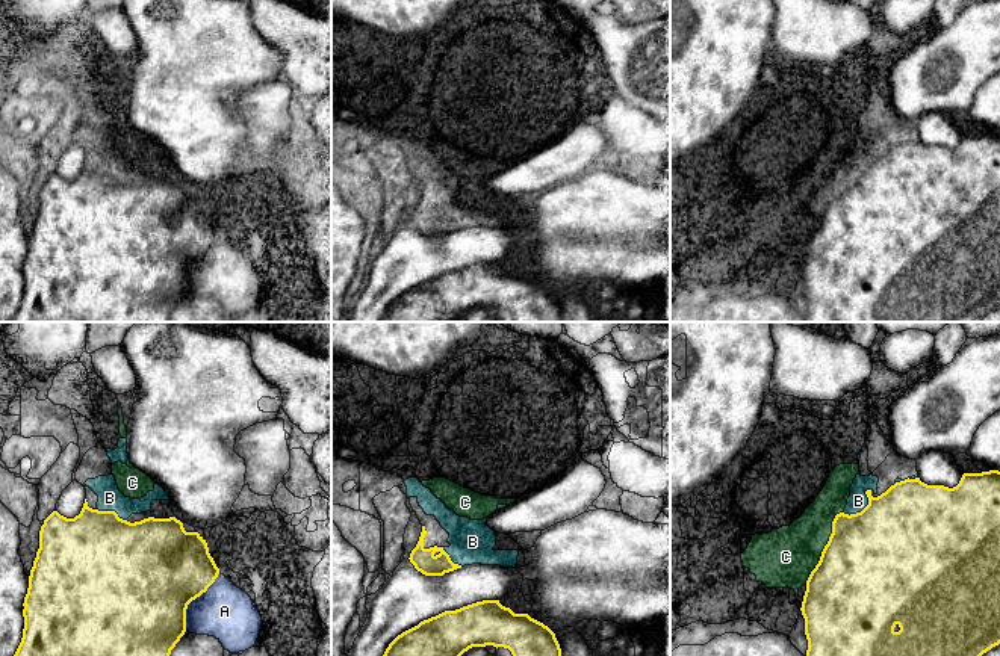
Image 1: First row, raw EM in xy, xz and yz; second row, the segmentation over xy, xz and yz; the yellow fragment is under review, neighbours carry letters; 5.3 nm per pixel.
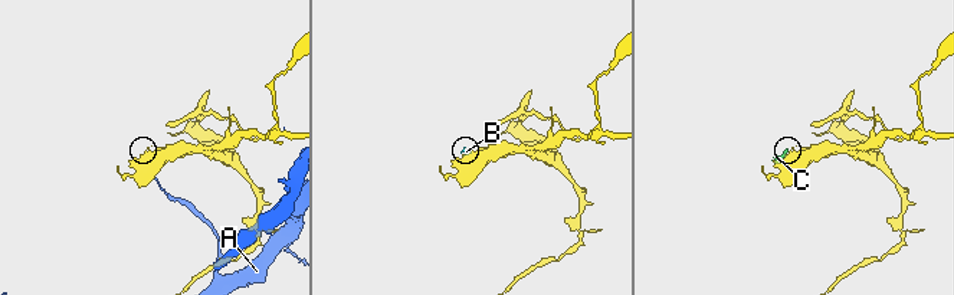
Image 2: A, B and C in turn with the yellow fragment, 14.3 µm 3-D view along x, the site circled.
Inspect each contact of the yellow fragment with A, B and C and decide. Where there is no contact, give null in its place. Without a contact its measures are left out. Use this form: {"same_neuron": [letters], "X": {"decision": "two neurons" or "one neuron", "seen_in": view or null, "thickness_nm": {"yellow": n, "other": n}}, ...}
{"same_neuron": [], "A": {"decision": "two neurons", "seen_in": "xy", "thickness_nm": {"yellow": 500, "other": 300}}, "B": {"decision": "two neurons", "seen_in": "yz", "thickness_nm": {"yellow": 500, "other": 100}}, "C": {"decision": "two neurons", "seen_in": "yz", "thickness_nm": {"yellow": 500, "other": 320}}}

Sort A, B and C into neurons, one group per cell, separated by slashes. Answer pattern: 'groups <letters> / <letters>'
groups A / B C

